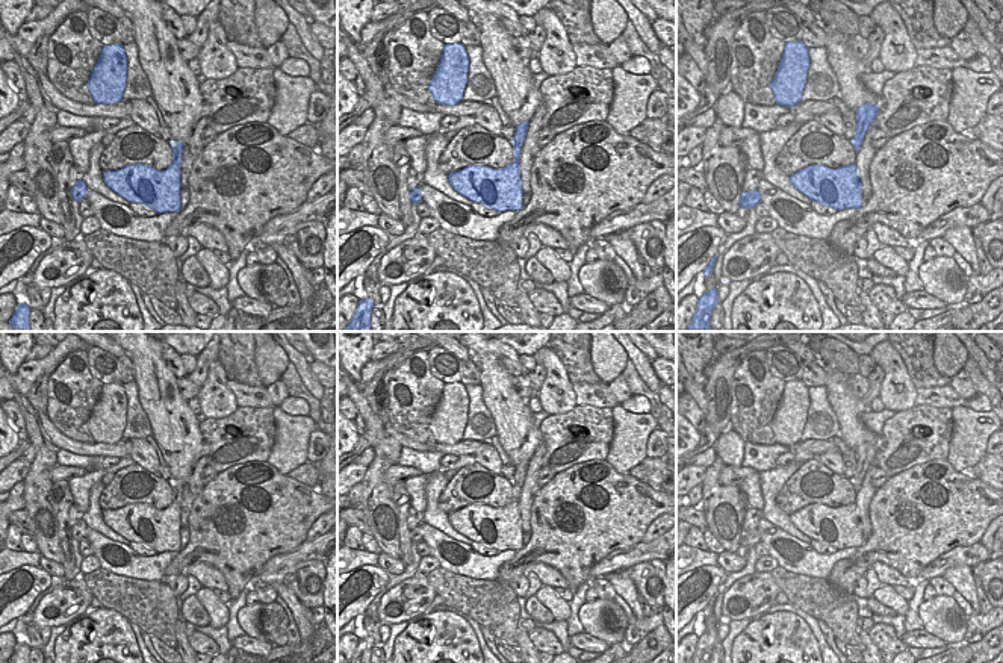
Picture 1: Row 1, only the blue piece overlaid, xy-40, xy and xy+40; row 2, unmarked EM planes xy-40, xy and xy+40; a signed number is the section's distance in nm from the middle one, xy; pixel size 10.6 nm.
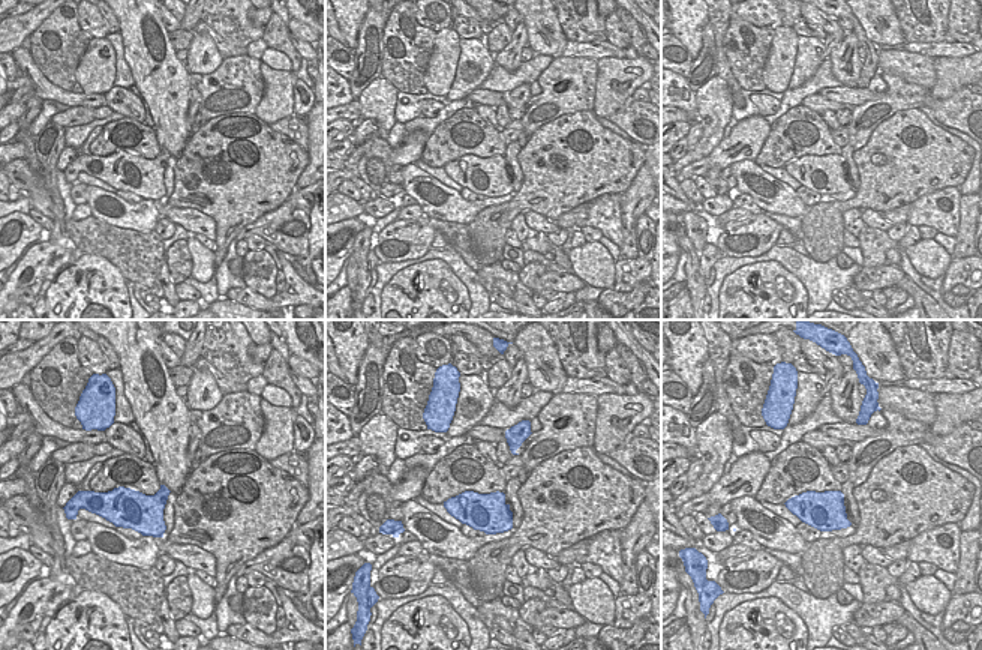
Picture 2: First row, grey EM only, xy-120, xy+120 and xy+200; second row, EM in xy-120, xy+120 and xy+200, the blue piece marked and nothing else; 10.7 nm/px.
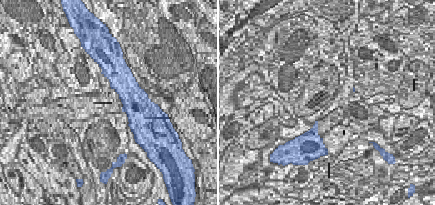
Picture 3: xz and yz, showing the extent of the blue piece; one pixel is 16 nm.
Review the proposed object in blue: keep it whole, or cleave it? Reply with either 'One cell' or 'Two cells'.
Two cells

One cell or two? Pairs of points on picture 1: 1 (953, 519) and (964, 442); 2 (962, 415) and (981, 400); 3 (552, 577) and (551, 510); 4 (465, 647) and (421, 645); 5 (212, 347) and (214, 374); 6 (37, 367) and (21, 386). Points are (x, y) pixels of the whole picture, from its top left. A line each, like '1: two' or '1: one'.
1: two
2: two
3: two
4: one
5: two
6: one

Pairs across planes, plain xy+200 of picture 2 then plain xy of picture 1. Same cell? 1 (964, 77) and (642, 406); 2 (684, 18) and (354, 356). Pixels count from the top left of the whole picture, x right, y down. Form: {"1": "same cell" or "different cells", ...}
{"1": "different cells", "2": "same cell"}

